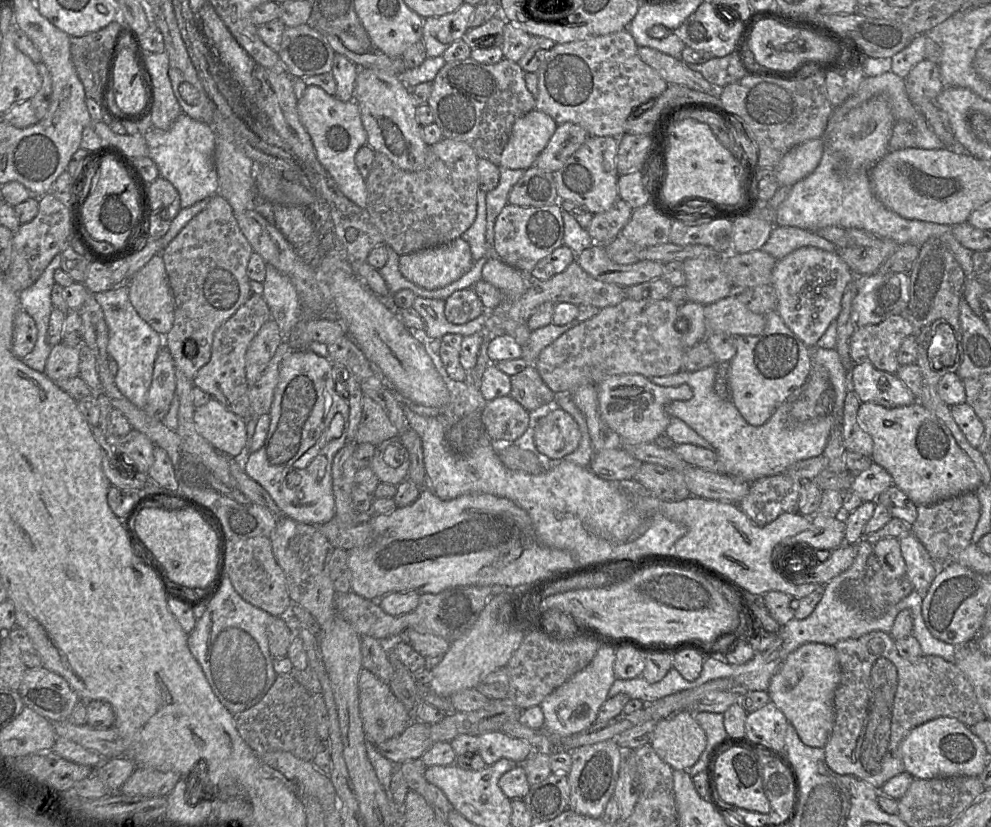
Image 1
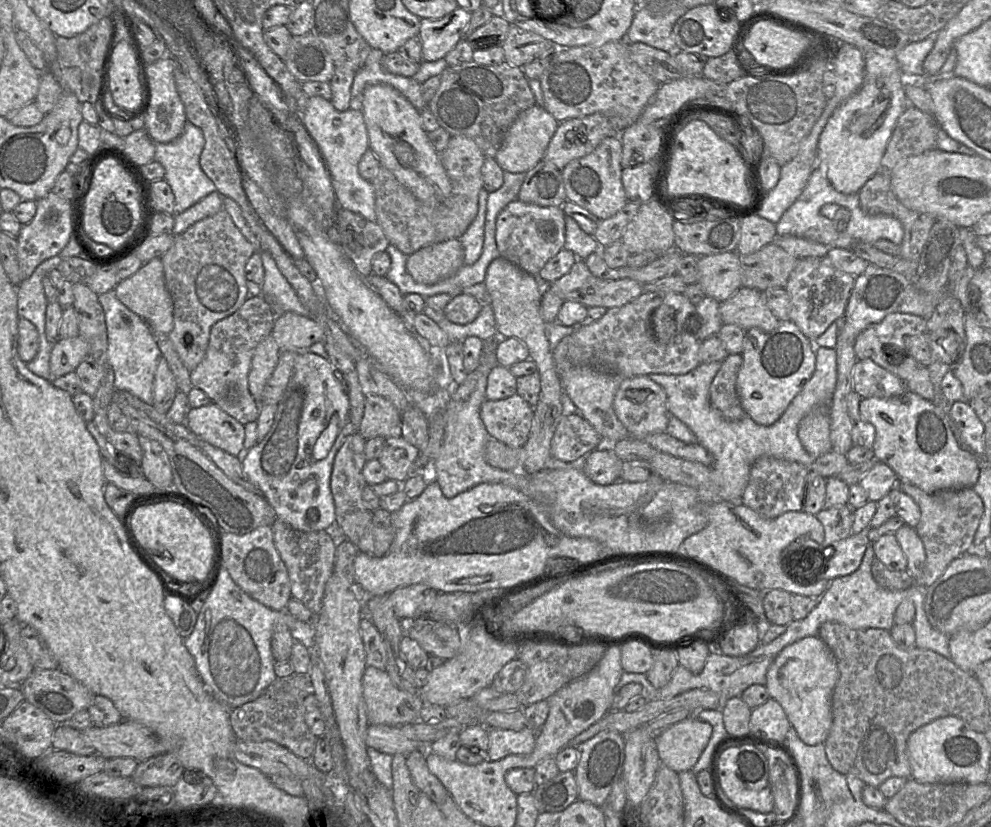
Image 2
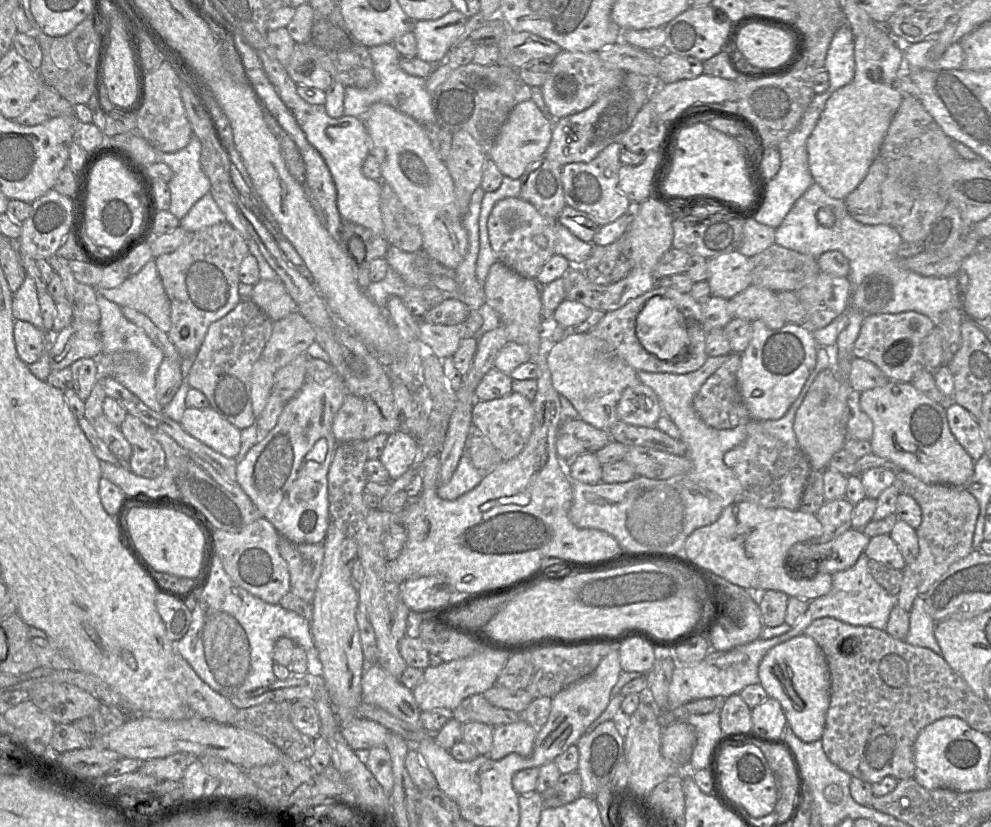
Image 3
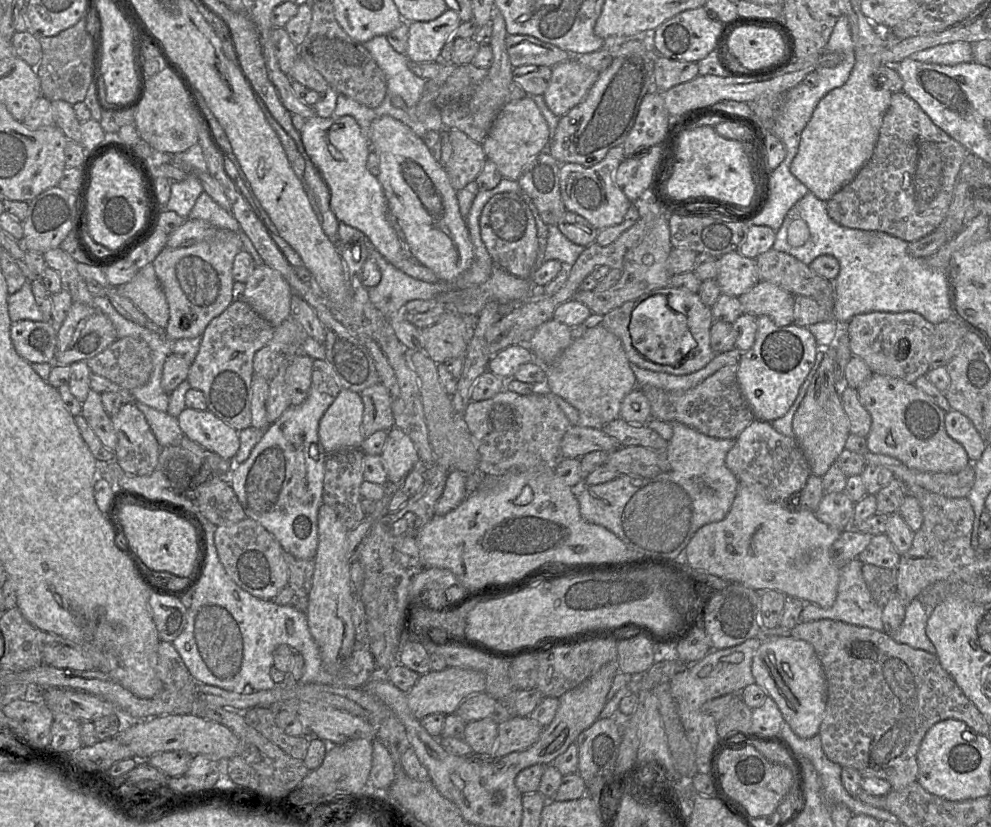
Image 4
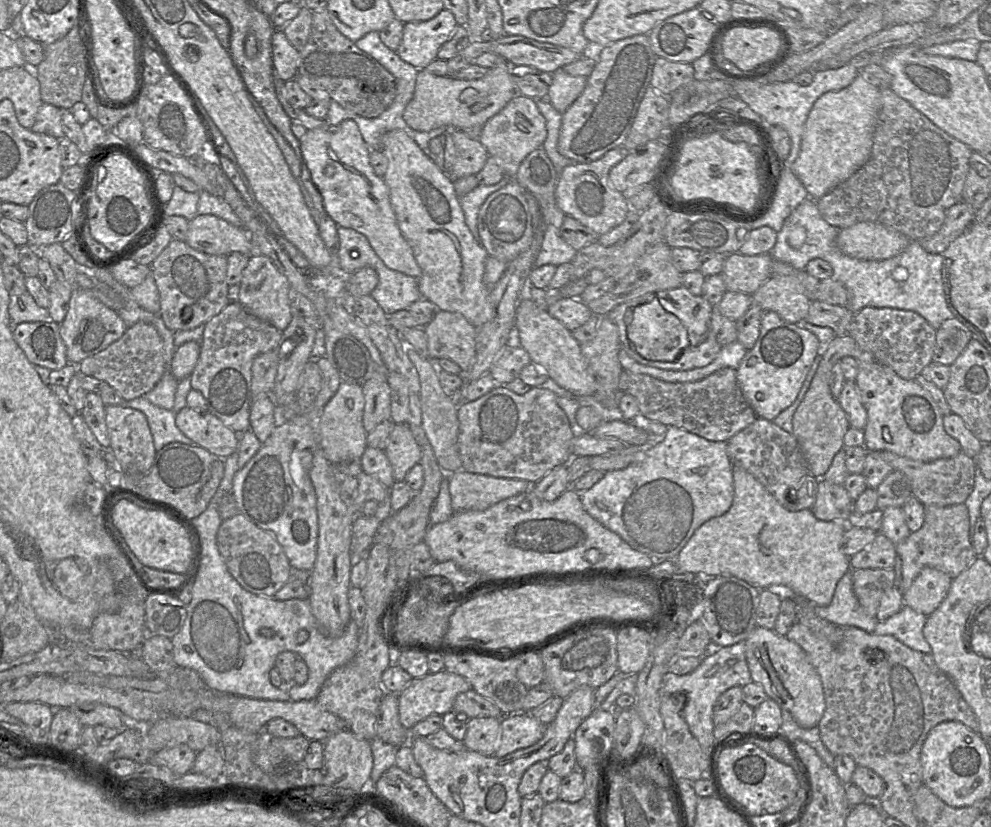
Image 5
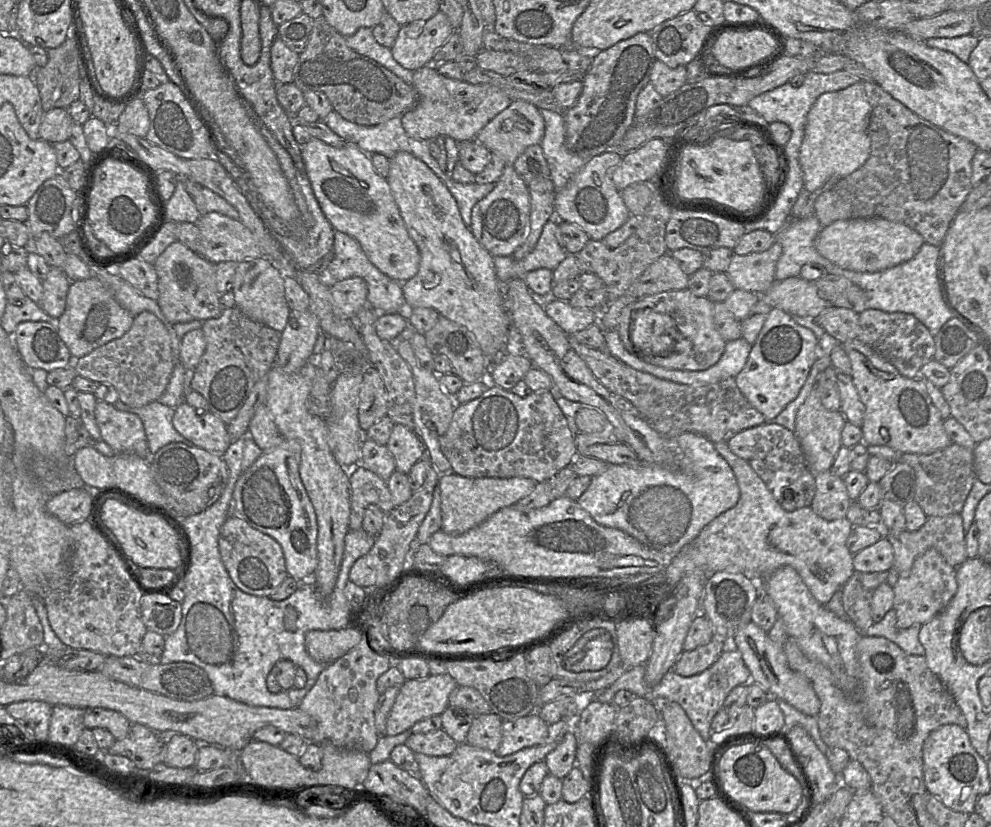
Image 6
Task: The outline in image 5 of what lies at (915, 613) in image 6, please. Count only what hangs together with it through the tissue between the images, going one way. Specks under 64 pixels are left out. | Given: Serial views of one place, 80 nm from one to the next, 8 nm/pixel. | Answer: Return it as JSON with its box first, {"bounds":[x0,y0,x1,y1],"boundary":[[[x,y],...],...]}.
{"bounds":[903,567,952,616],"boundary":[[[931,567],[923,568],[911,587],[903,594],[904,605],[929,616],[946,598],[952,578]]]}

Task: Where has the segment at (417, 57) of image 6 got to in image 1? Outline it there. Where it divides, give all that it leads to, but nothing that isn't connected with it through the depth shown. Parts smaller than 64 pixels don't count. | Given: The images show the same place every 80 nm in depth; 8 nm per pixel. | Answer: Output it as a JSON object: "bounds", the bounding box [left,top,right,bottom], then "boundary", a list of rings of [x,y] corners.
{"bounds":[422,2,475,57],"boundary":[[[464,2],[454,12],[424,19],[422,41],[427,57],[441,56],[454,41],[461,39],[469,29],[474,11],[475,6]]]}

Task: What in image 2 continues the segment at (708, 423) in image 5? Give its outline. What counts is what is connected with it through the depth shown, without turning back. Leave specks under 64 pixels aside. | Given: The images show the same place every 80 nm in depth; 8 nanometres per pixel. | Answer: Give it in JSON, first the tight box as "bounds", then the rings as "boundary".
{"bounds":[709,354,745,421],"boundary":[[[741,354],[728,355],[721,363],[709,388],[712,408],[728,421],[741,420],[745,415],[736,386],[737,375],[742,366]]]}

